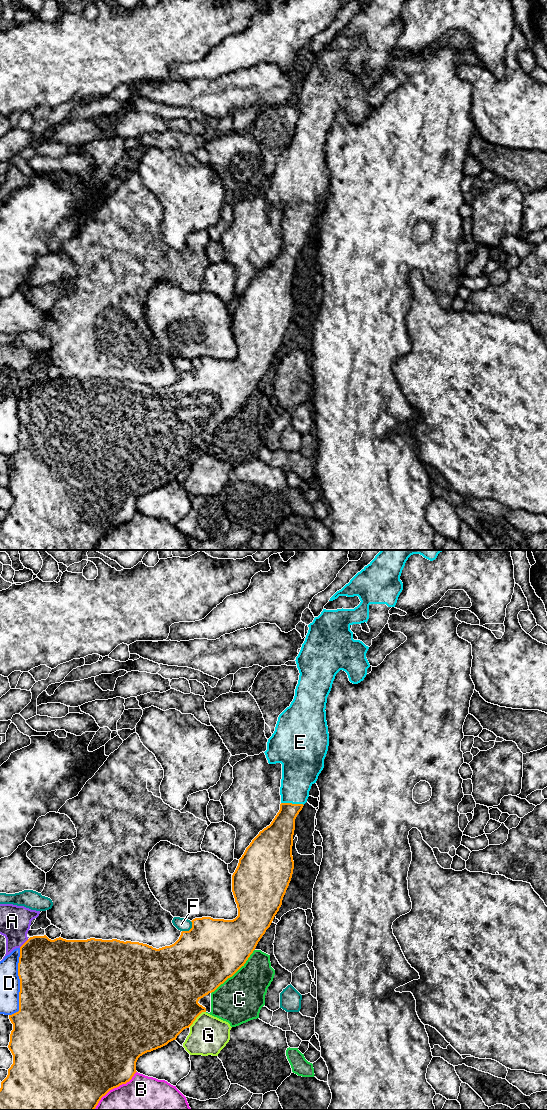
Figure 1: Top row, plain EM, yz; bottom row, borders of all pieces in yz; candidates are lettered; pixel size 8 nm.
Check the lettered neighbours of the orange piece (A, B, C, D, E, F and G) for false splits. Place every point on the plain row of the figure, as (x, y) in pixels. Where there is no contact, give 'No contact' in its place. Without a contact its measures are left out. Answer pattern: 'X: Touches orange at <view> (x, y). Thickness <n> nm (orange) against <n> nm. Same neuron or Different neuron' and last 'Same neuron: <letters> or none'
A: Touches orange at yz (24, 383). Thickness 440 nm (orange) against 240 nm. Different neuron
B: Touches orange at yz (114, 527). Thickness 500 nm (orange) against 460 nm. Different neuron
C: Touches orange at yz (234, 413). Thickness 500 nm (orange) against 380 nm. Different neuron
D: Touches orange at yz (20, 424). Thickness 500 nm (orange) against 160 nm. Different neuron
E: Touches orange at yz (291, 243). Thickness 220 nm (orange) against 280 nm. Same neuron
F: Touches orange at yz (190, 369). Thickness 500 nm (orange) against 100 nm. Different neuron
G: Touches orange at yz (196, 457). Thickness 480 nm (orange) against 300 nm. Different neuron
Same neuron: E

